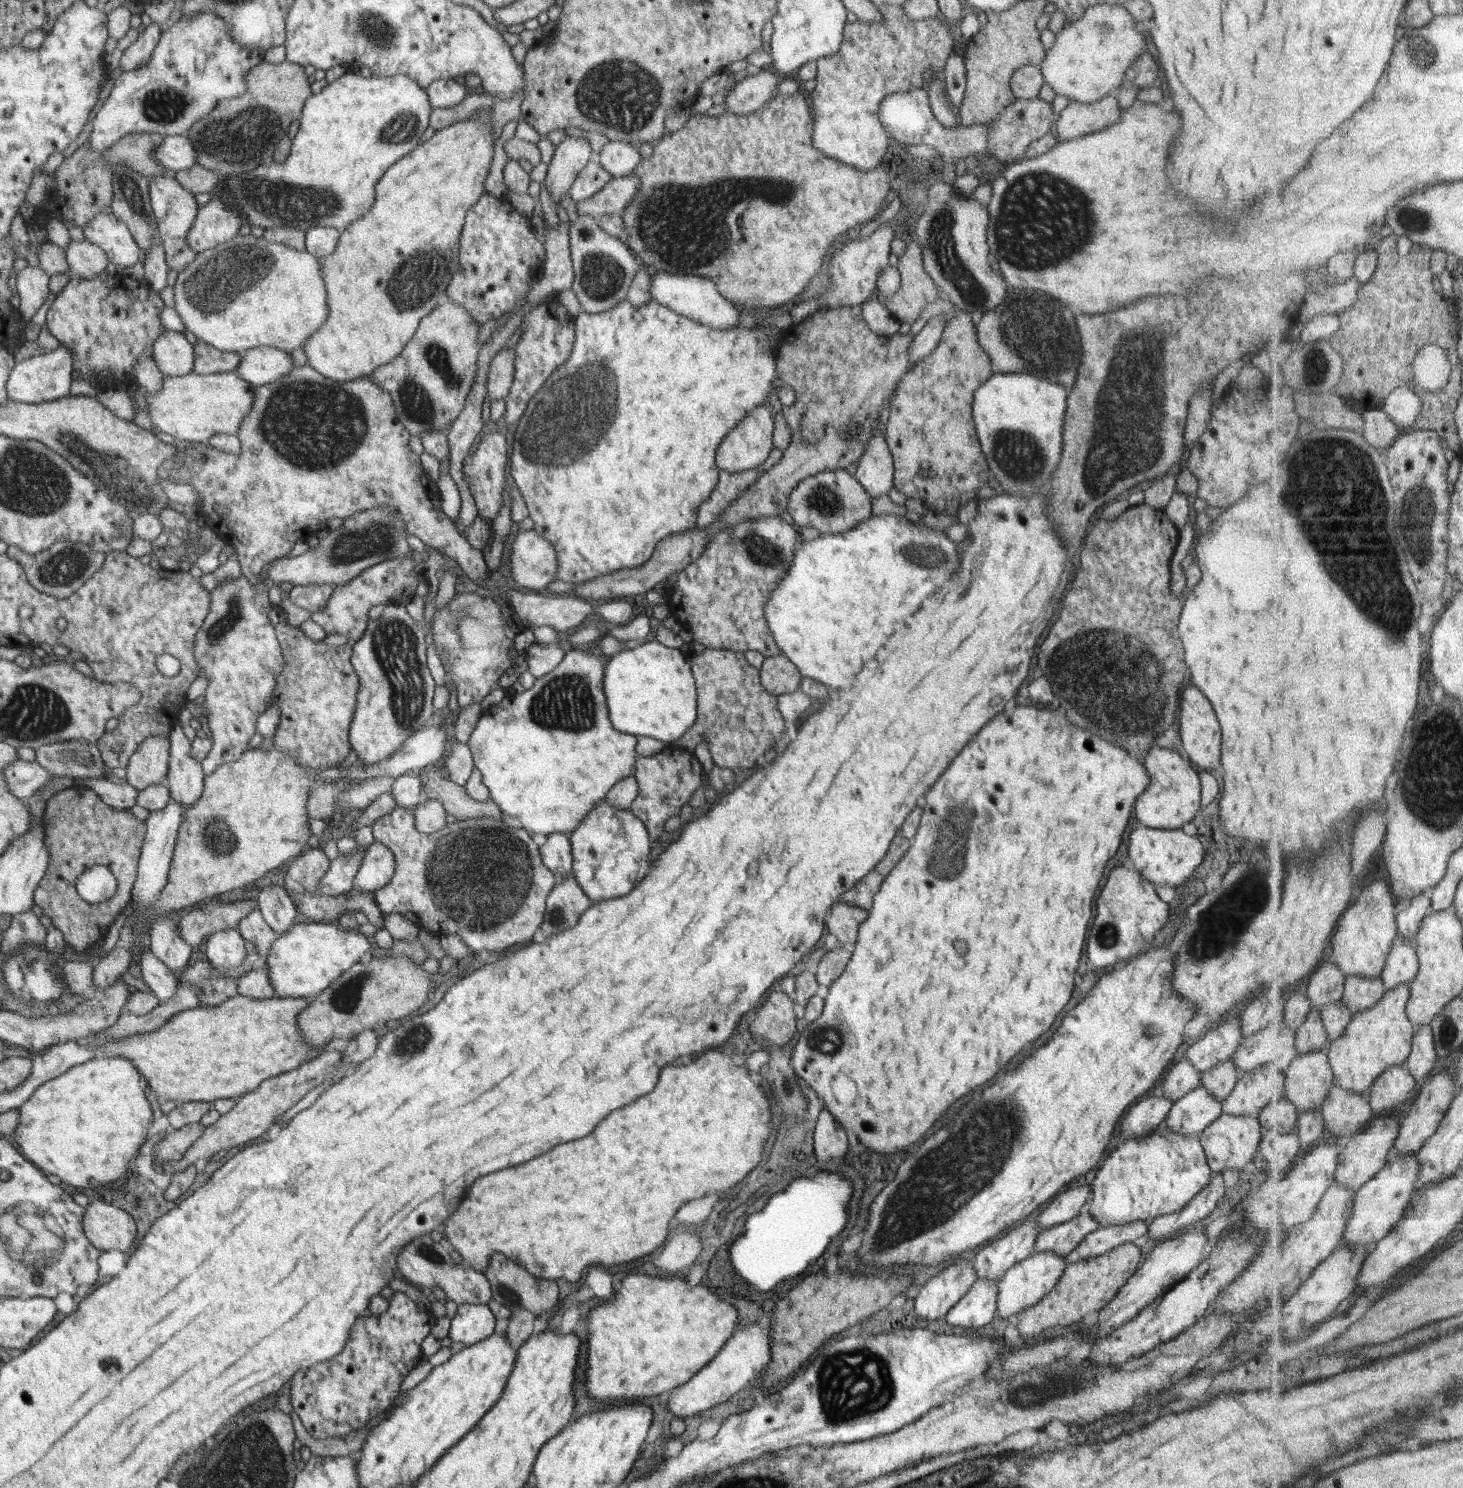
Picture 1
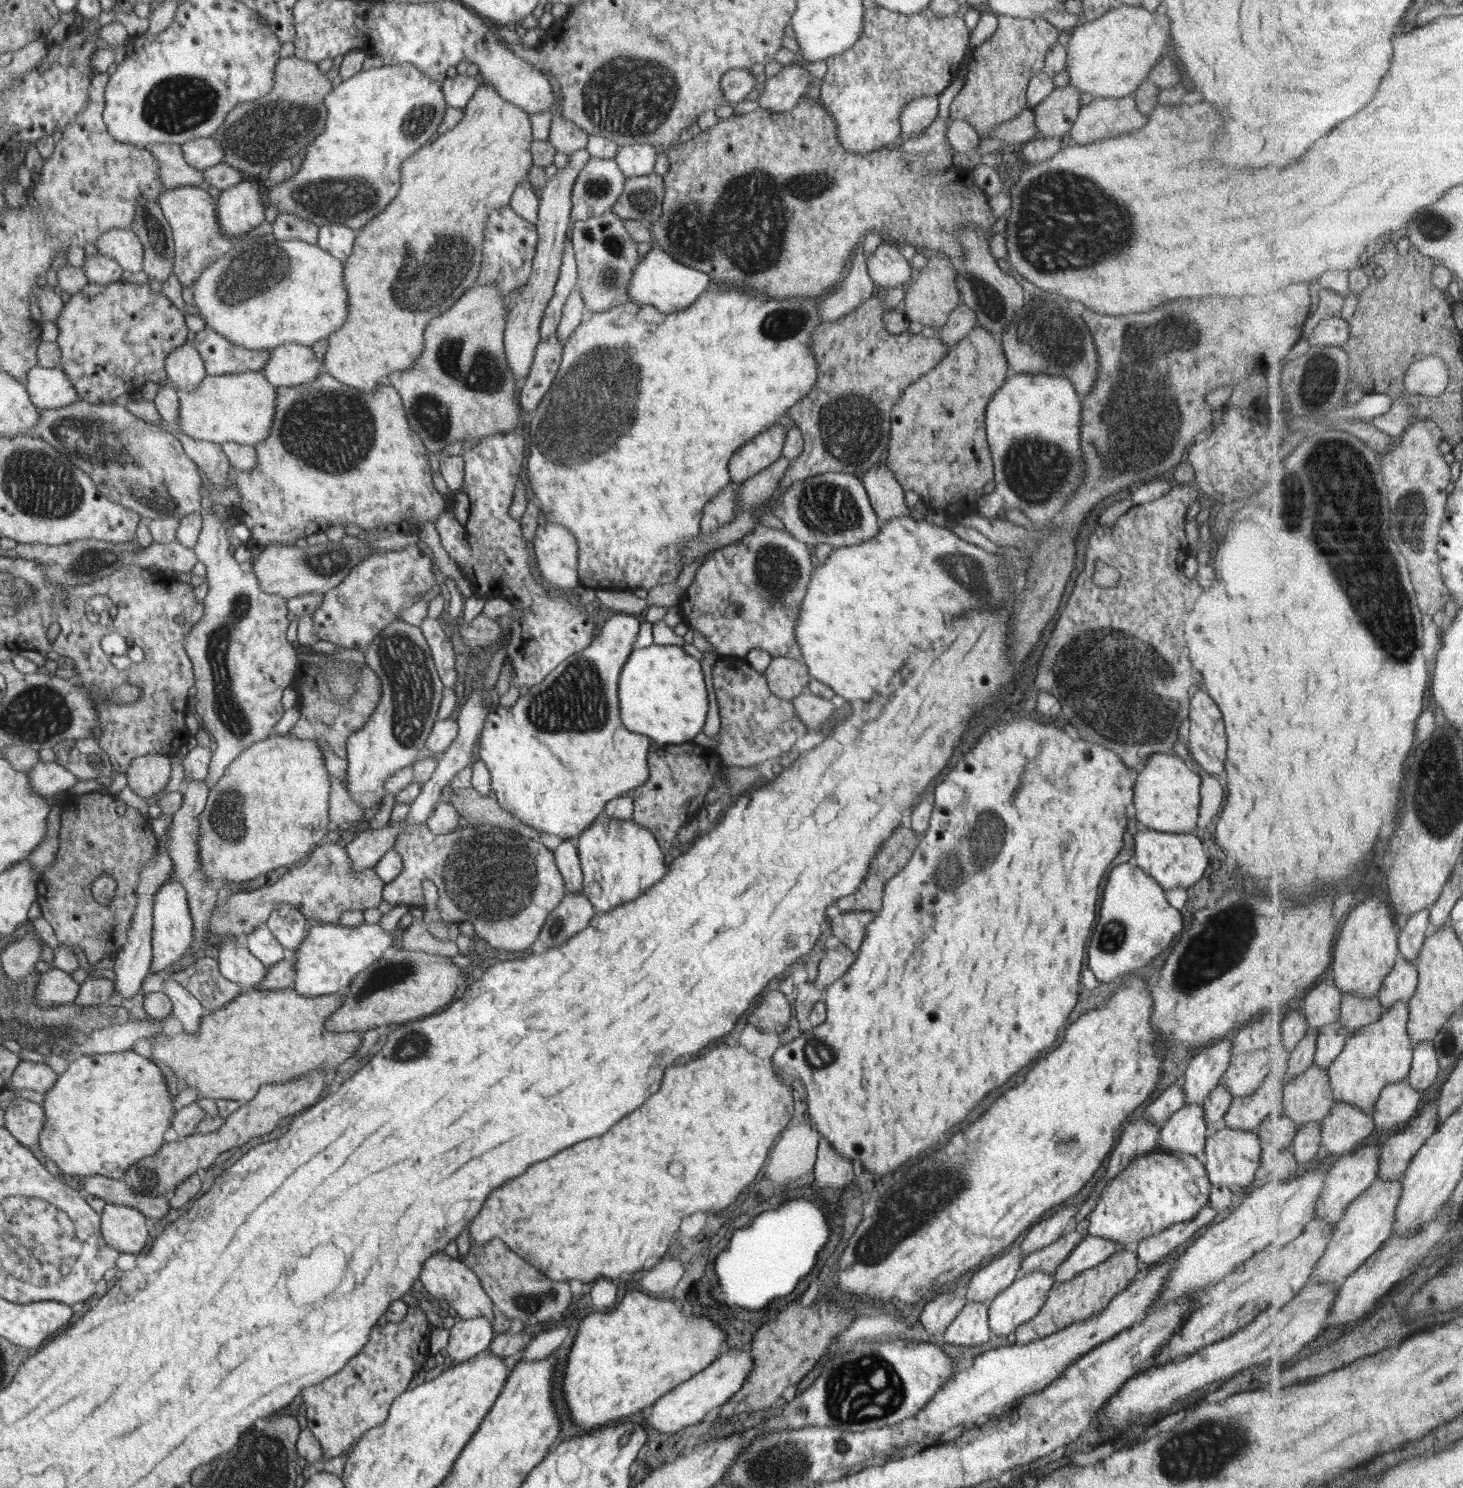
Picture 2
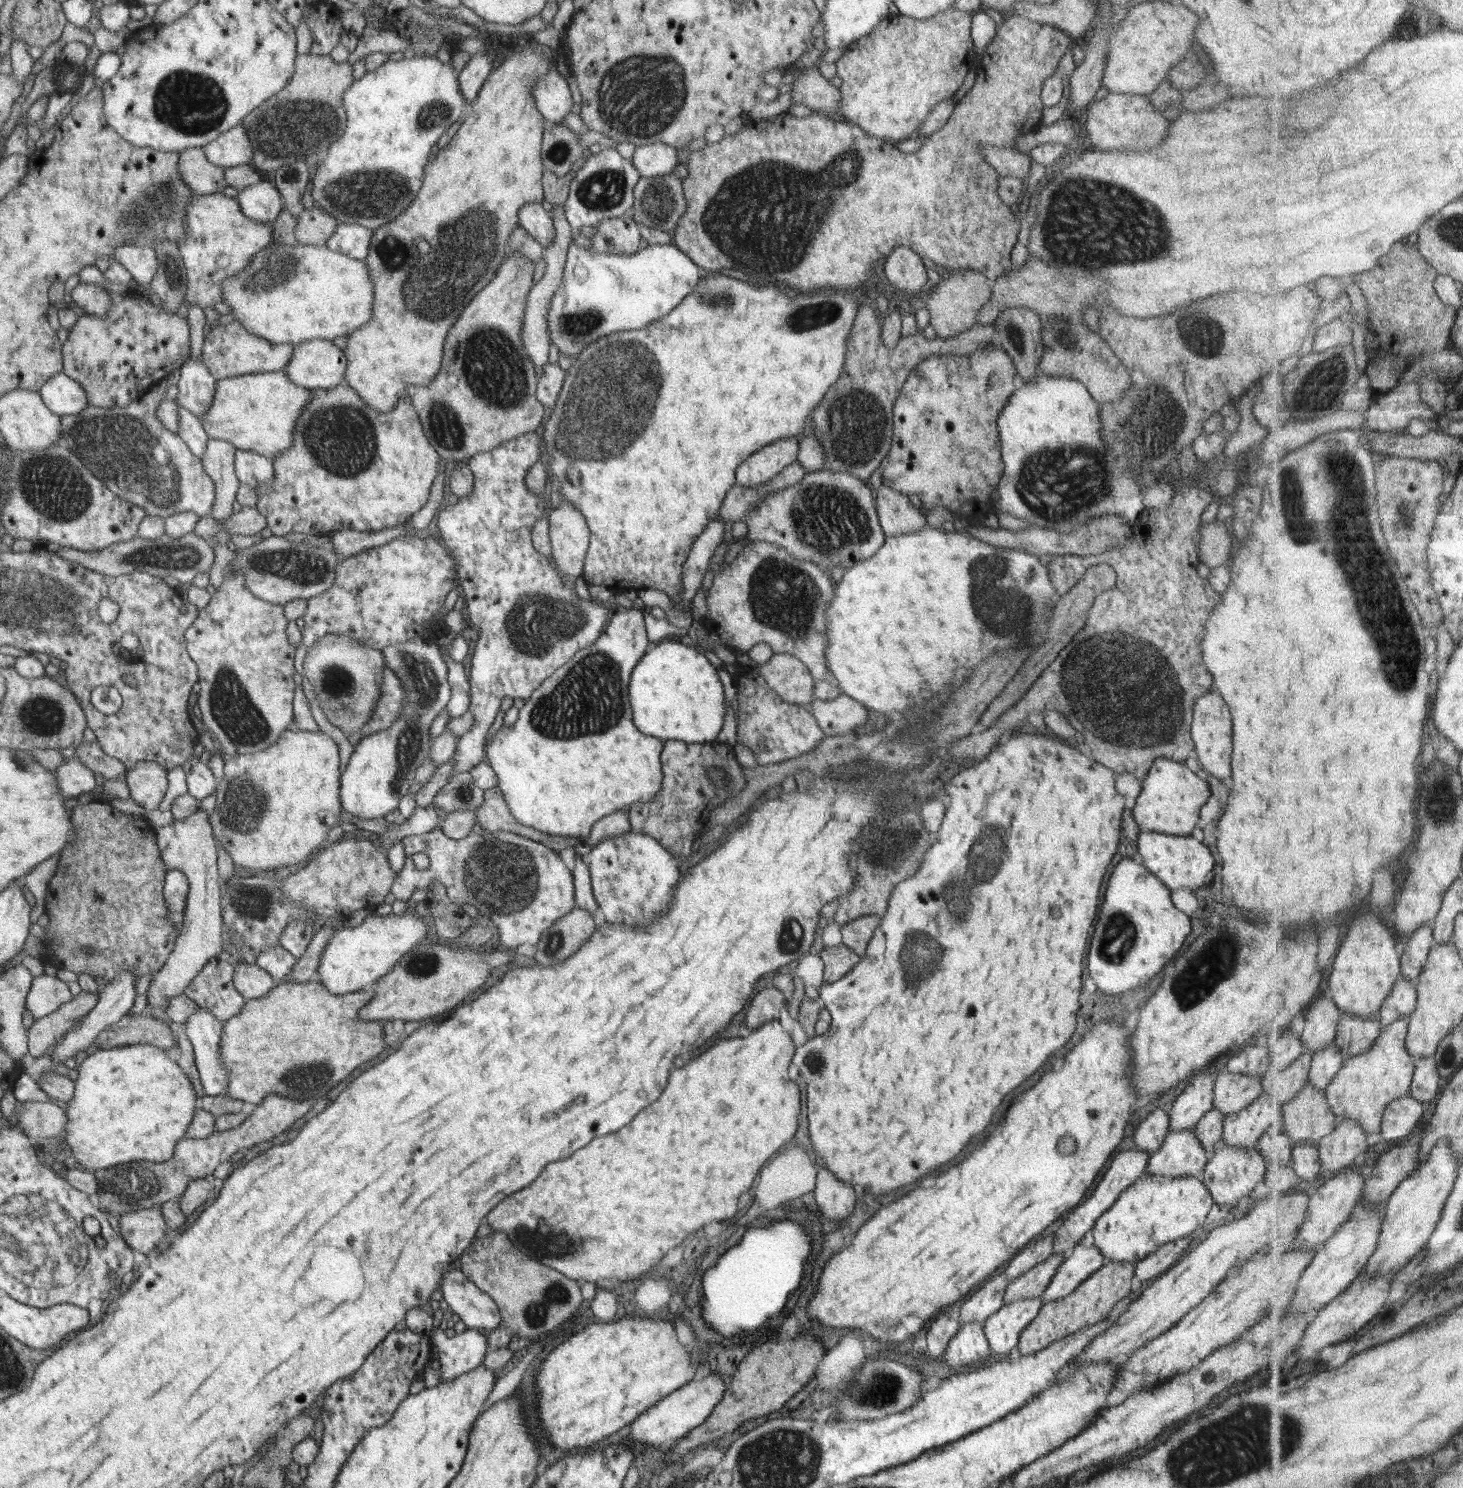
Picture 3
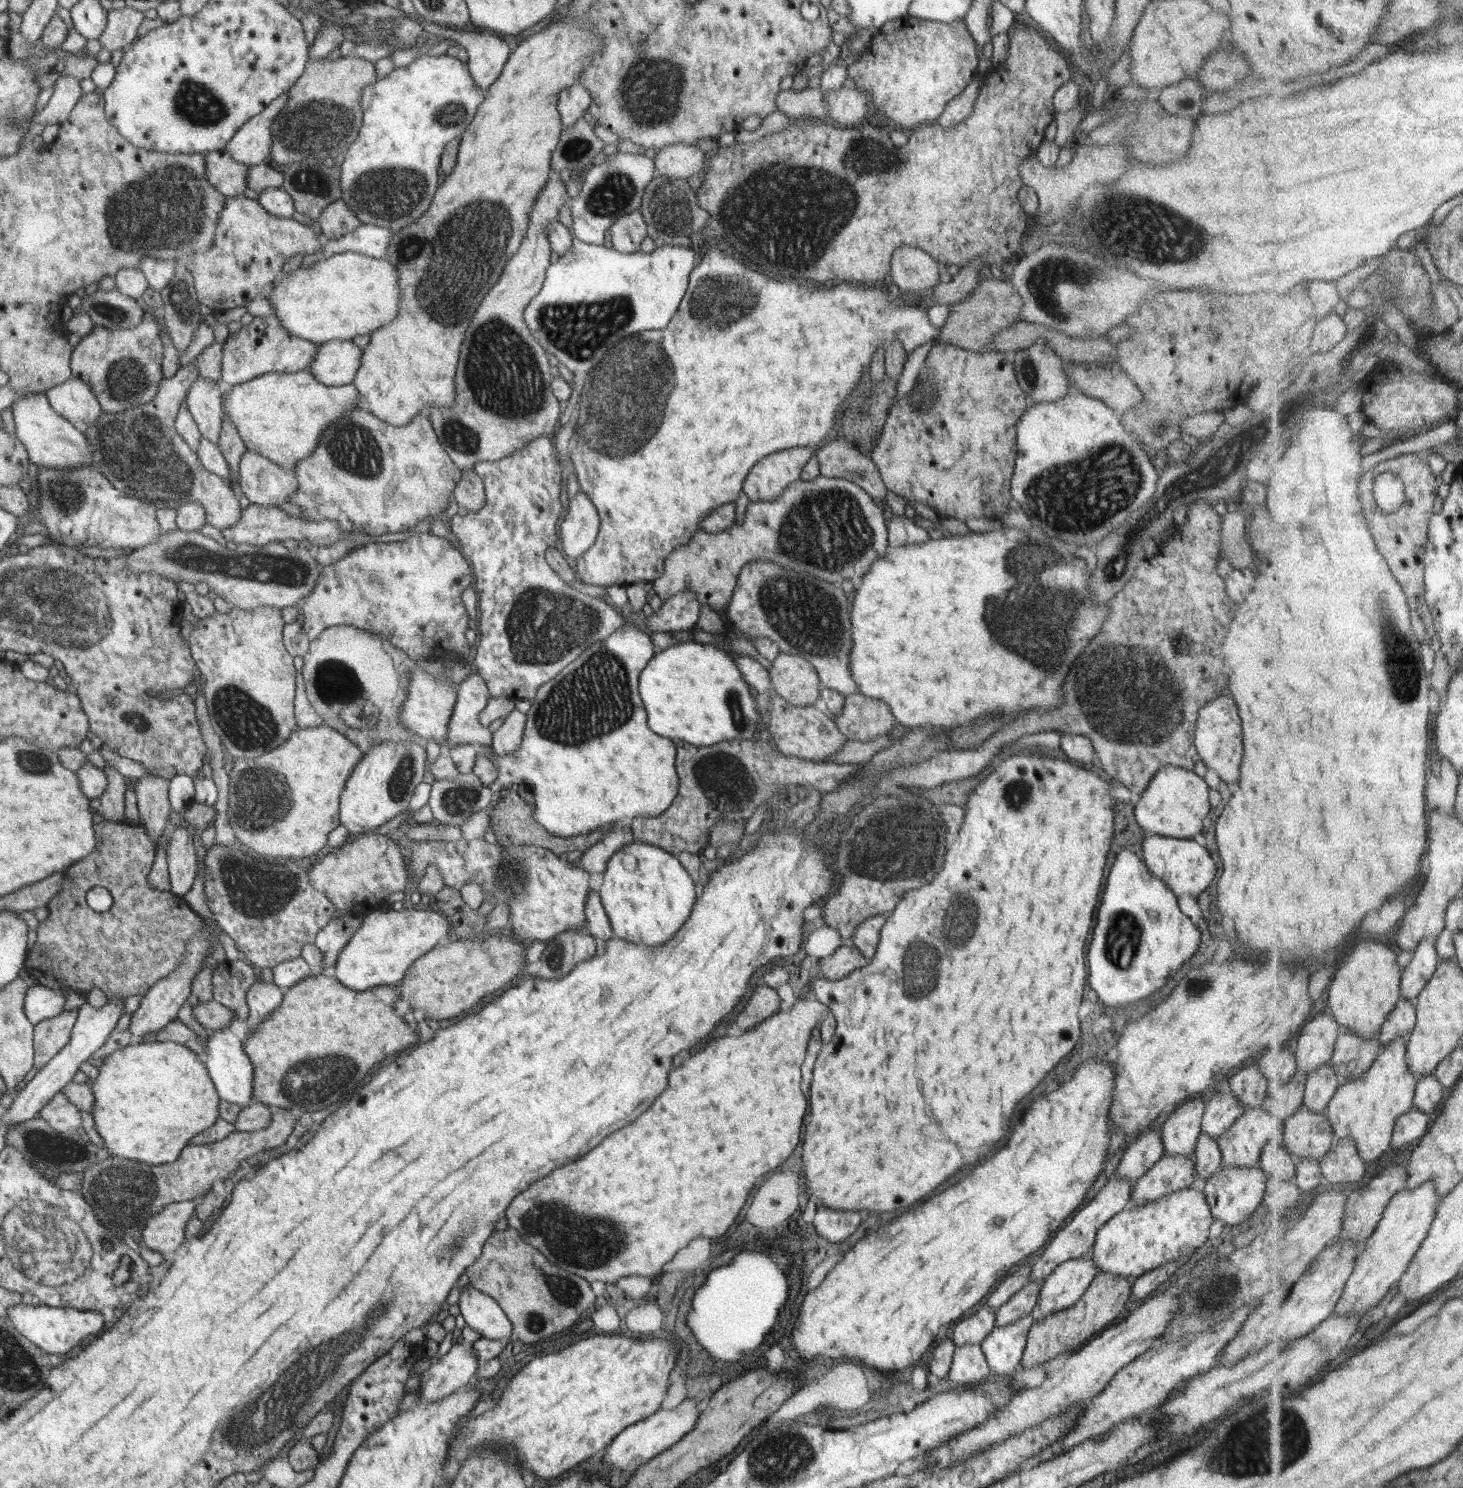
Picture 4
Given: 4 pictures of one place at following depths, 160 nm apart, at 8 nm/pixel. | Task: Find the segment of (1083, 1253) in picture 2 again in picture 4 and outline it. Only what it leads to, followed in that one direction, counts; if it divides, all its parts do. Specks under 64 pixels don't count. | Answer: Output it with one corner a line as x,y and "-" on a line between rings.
1088,1257
1061,1263
1041,1284
1039,1297
1031,1312
1034,1321
1074,1306
1100,1270

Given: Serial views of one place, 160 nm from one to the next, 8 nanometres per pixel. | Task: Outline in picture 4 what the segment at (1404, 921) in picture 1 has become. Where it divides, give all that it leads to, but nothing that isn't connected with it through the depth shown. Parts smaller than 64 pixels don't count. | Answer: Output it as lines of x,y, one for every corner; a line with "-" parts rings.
1427,938
1415,951
1415,957
1403,973
1405,998
1418,1000
1421,992
1428,988
1444,961
1434,940

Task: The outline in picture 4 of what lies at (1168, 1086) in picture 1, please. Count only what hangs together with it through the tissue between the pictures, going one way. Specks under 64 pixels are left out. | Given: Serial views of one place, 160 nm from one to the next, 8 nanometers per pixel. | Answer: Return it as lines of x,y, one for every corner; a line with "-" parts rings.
1150,1128
1146,1133
1142,1133
1134,1144
1128,1146
1114,1173
1118,1179
1135,1184
1161,1159
1164,1155
1164,1145
1161,1135
1158,1134
1160,1132

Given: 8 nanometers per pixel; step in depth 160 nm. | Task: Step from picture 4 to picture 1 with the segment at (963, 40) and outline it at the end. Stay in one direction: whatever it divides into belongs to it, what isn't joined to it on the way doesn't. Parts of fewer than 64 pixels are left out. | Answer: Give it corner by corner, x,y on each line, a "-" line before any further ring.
877,5
877,11
883,16
881,23
862,21
847,22
844,27
840,50
817,60
817,85
808,93
812,100
814,117
812,142
820,154
836,159
836,162
848,164
856,170
868,172
876,168
886,154
890,136
879,119
882,99
897,91
924,88
928,76
944,71
948,57
954,54
954,28
939,15
926,19
911,19
905,15
902,6

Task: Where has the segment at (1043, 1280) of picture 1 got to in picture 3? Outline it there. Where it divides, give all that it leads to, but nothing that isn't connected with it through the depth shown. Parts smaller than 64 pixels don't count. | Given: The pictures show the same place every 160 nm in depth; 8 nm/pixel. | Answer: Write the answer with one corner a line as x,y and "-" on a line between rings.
1037,1296
1004,1304
992,1313
983,1325
991,1351
1009,1355
1019,1343
1021,1331
1037,1317
1042,1305
1041,1297

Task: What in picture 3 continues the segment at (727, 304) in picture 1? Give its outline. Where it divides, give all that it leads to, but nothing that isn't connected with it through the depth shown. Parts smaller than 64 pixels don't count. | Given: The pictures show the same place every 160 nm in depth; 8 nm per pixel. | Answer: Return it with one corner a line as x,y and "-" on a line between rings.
571,239
560,288
547,314
551,342
576,362
590,342
618,330
642,329
666,316
693,292
698,276
698,265
674,244
648,245
634,254
610,254
582,248

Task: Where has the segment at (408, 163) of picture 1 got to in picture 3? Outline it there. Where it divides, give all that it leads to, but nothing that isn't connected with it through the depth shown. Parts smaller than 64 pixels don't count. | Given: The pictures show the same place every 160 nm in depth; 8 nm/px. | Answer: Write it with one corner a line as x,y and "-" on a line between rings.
507,45
503,57
499,59
489,77
484,81
475,102
469,105
469,111
464,115
463,122
456,131
454,138
448,143
448,146
439,149
436,157
428,163
428,174
424,176
423,187
416,195
415,201
395,221
372,232
369,253
364,258
364,262
367,263
375,284
375,316
366,325
362,325
352,334
349,334
348,345
344,349
348,359
344,384
348,384
357,391
368,406
374,407
378,411
390,412
401,397
408,396
408,388
411,388
411,386
424,387
434,380
441,367
443,346
448,331
455,324
465,306
493,279
506,258
507,242
512,235
512,231
519,226
518,213
520,209
525,204
543,202
542,174
544,167
540,153
542,153
543,147
545,118
536,108
533,84
541,76
545,76
552,70
556,70
556,65
553,65
550,56
544,55
540,49
535,51
532,47
528,47
516,50

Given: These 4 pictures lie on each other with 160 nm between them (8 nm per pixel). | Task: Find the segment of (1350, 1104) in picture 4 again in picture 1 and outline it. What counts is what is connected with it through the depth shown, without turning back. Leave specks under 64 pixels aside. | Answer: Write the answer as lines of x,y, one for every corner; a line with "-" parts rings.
1410,984
1389,990
1370,1010
1356,1013
1347,1034
1332,1041
1327,1049
1335,1068
1338,1085
1369,1096
1376,1081
1385,1072
1396,1064
1404,1065
1412,1056
1415,1038
1420,1029
1409,1015
1412,995

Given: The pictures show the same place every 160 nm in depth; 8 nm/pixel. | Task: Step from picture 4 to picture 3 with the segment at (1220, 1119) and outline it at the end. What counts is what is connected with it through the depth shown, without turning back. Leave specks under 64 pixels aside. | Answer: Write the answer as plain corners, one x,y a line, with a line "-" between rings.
1222,1067
1214,1083
1213,1108
1224,1116
1240,1113
1263,1093
1260,1083
1262,1078
1231,1073

